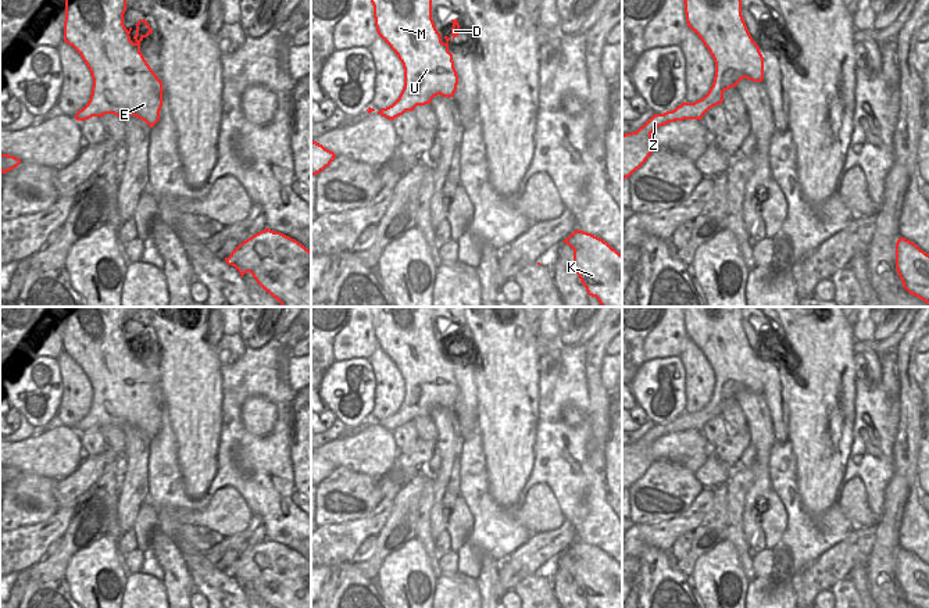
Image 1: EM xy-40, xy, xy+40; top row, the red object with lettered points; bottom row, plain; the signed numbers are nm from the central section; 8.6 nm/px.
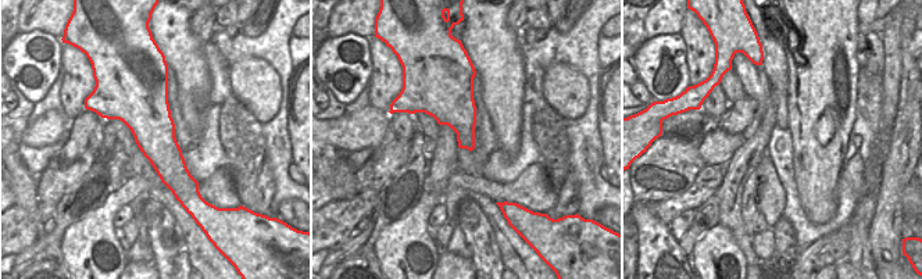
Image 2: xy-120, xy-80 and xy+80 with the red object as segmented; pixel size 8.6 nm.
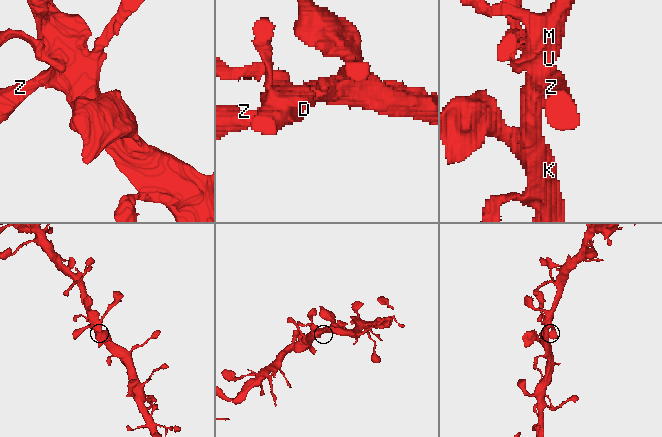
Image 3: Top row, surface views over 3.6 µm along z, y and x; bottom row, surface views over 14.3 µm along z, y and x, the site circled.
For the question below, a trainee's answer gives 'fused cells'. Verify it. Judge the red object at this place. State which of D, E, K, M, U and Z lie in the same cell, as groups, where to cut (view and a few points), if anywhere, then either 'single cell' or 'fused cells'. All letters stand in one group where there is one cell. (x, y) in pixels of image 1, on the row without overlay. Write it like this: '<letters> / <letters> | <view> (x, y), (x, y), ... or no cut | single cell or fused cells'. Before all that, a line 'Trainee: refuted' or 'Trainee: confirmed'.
Trainee: refuted
D E K M U Z | no cut | single cell

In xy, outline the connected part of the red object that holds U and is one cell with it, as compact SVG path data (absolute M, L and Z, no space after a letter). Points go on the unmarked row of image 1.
M371 307L375 337L379 348L397 365L404 379L404 398L399 409L389 418L378 422L379 426L393 432L417 416L430 415L437 405L454 408L458 386L453 365L449 362L450 348L437 343L432 330L430 307Z

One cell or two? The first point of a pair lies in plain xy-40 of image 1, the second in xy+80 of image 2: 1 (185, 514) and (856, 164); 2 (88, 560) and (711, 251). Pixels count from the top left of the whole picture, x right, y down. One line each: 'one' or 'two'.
1: one
2: one

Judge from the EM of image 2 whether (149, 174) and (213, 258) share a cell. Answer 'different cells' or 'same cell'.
same cell

